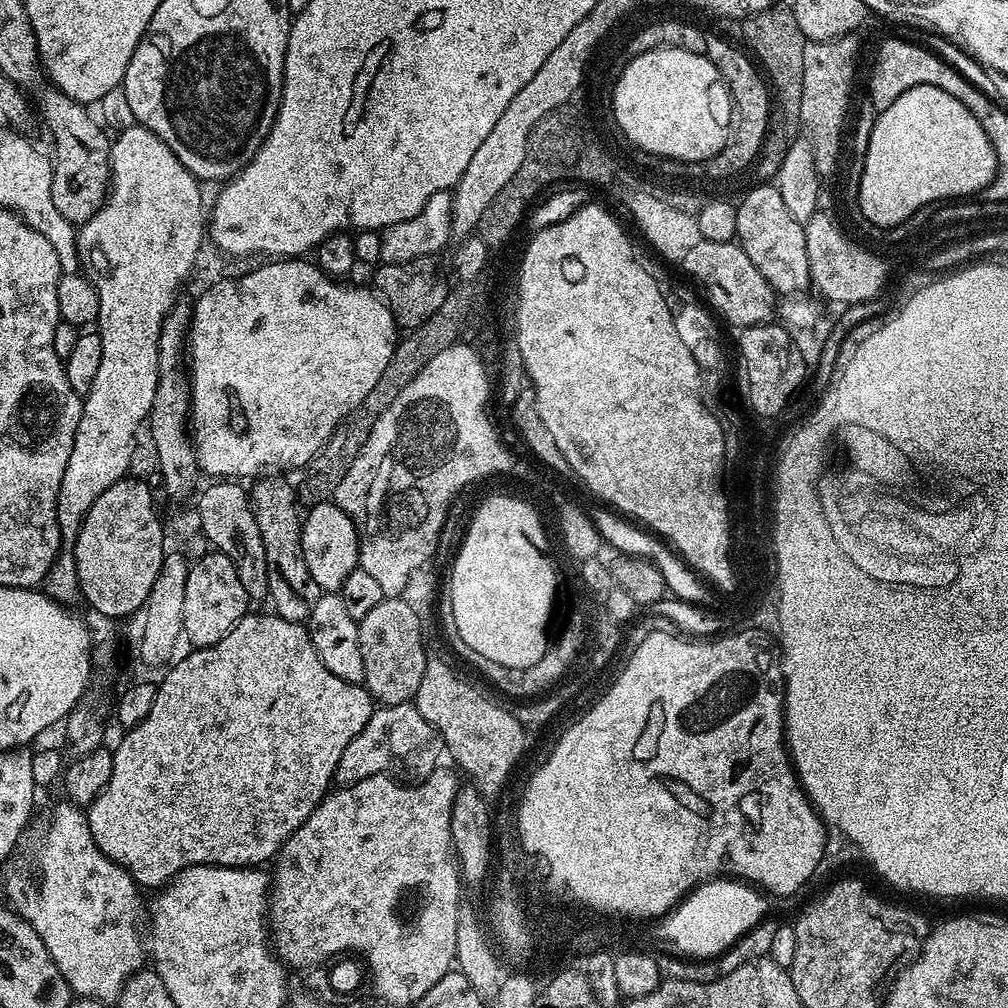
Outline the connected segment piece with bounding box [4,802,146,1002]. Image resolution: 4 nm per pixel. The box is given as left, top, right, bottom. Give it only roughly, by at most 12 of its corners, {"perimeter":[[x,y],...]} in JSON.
{"perimeter":[[56,804],[36,885],[4,876],[77,997],[146,964],[146,900],[85,809]]}

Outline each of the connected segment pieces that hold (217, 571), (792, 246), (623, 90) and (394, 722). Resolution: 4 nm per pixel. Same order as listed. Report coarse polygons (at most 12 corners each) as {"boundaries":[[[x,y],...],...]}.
{"boundaries":[[[215,550],[186,578],[182,636],[214,646],[250,597],[234,562]],[[760,182],[736,204],[740,249],[777,294],[809,291],[806,234]],[[638,54],[613,90],[629,142],[703,162],[734,124],[707,56]],[[415,703],[386,704],[342,750],[334,780],[426,778],[440,735]]]}

